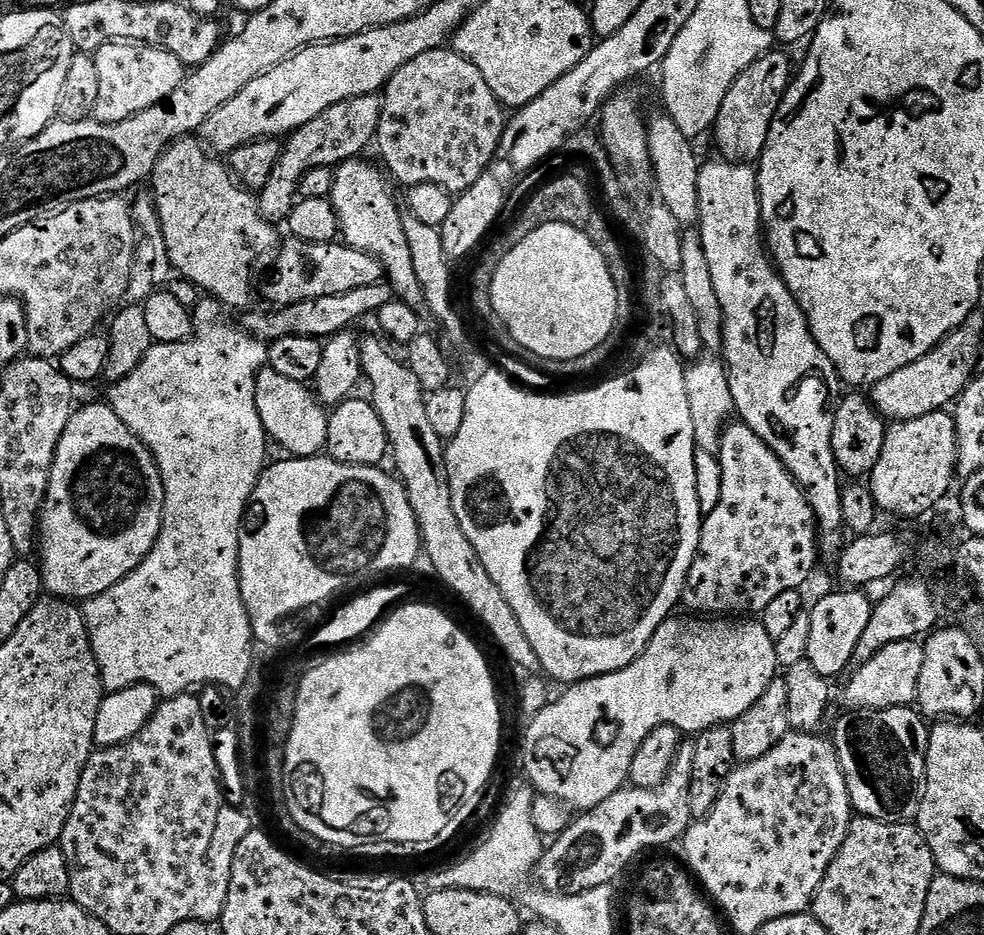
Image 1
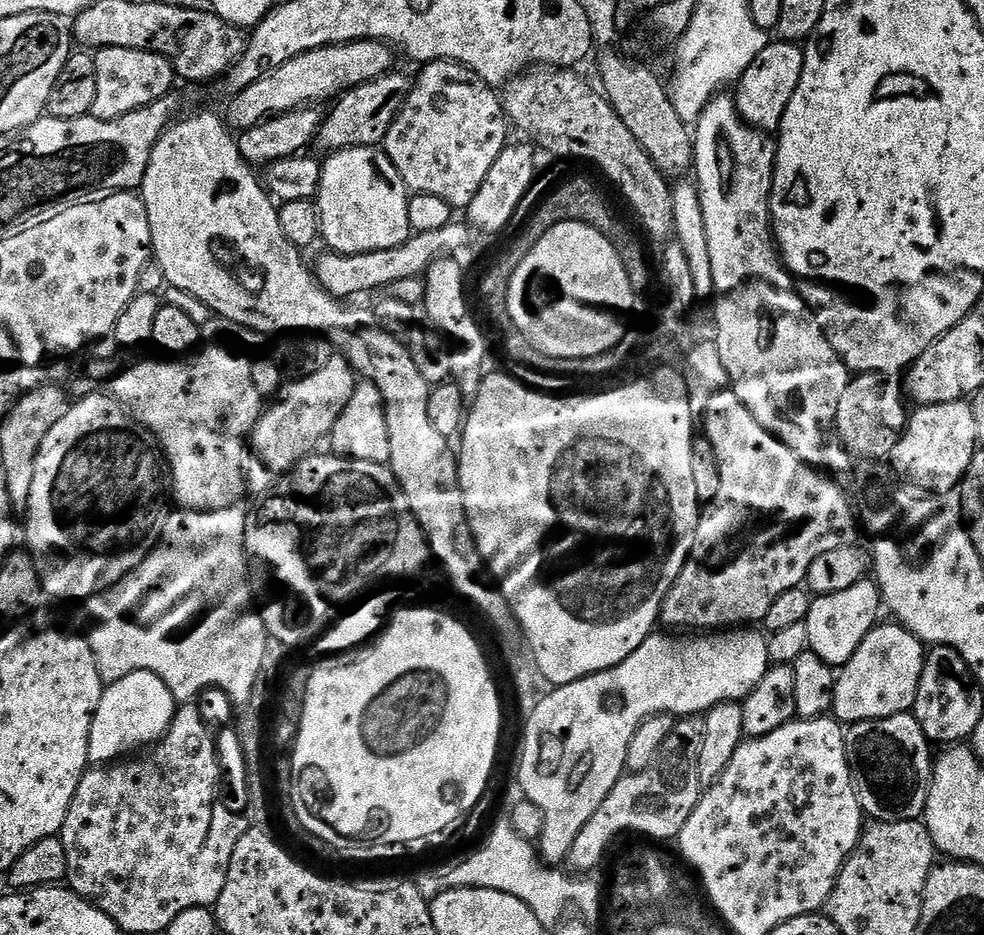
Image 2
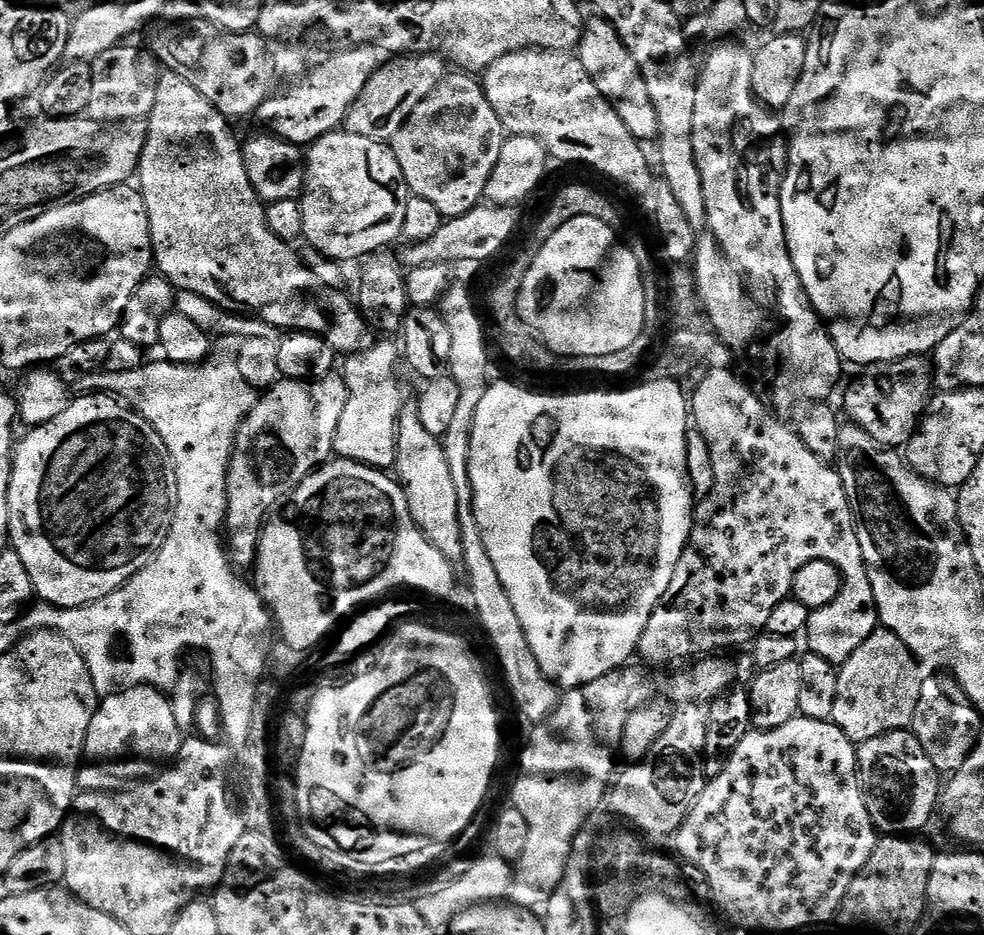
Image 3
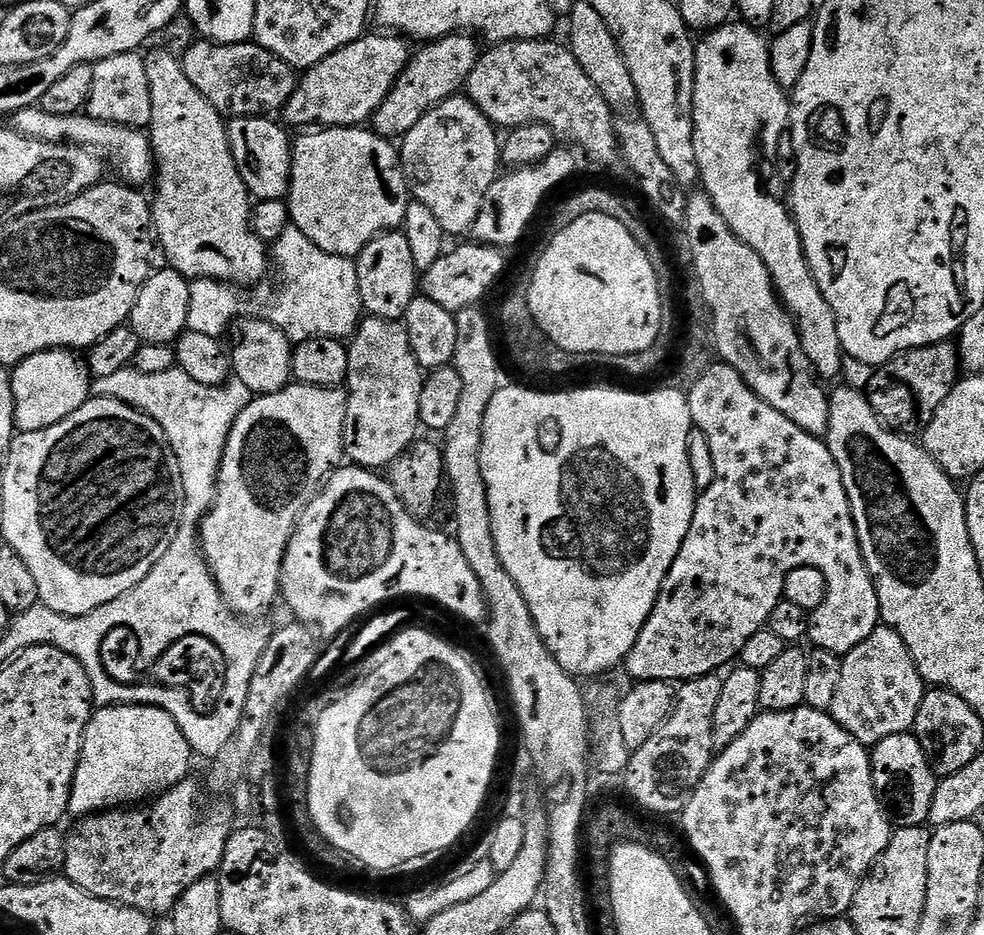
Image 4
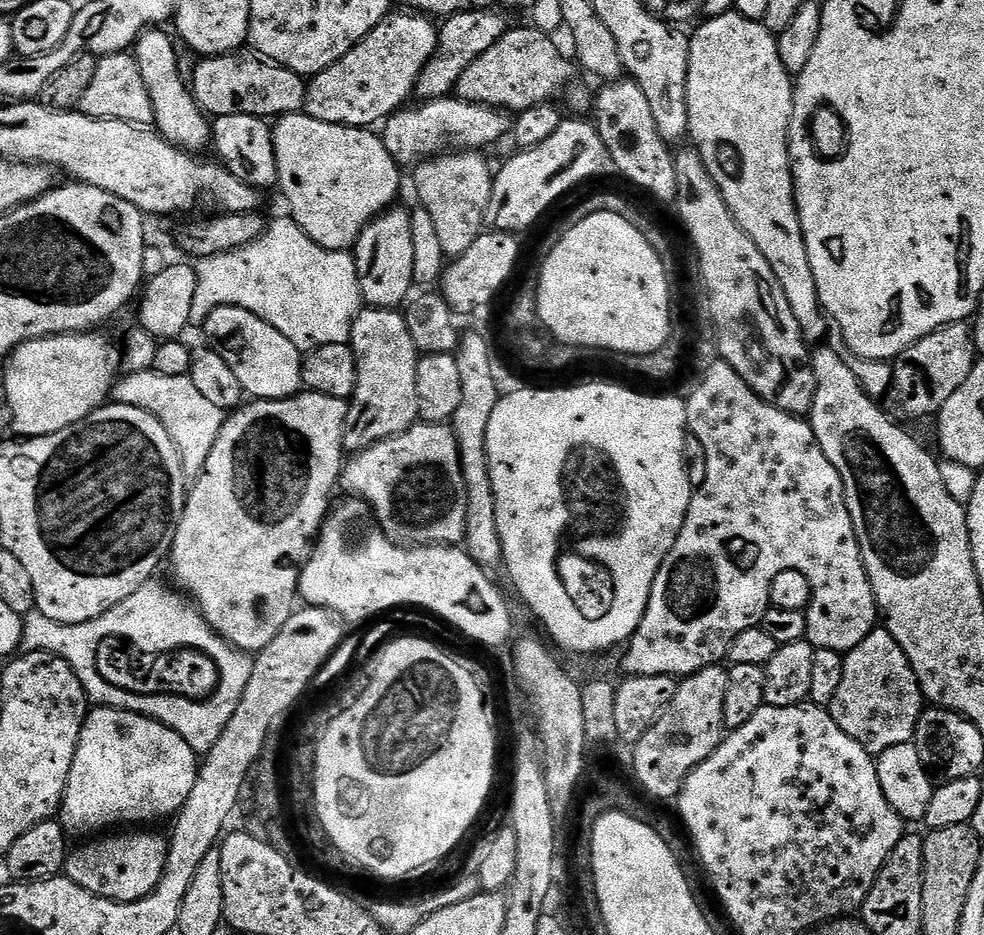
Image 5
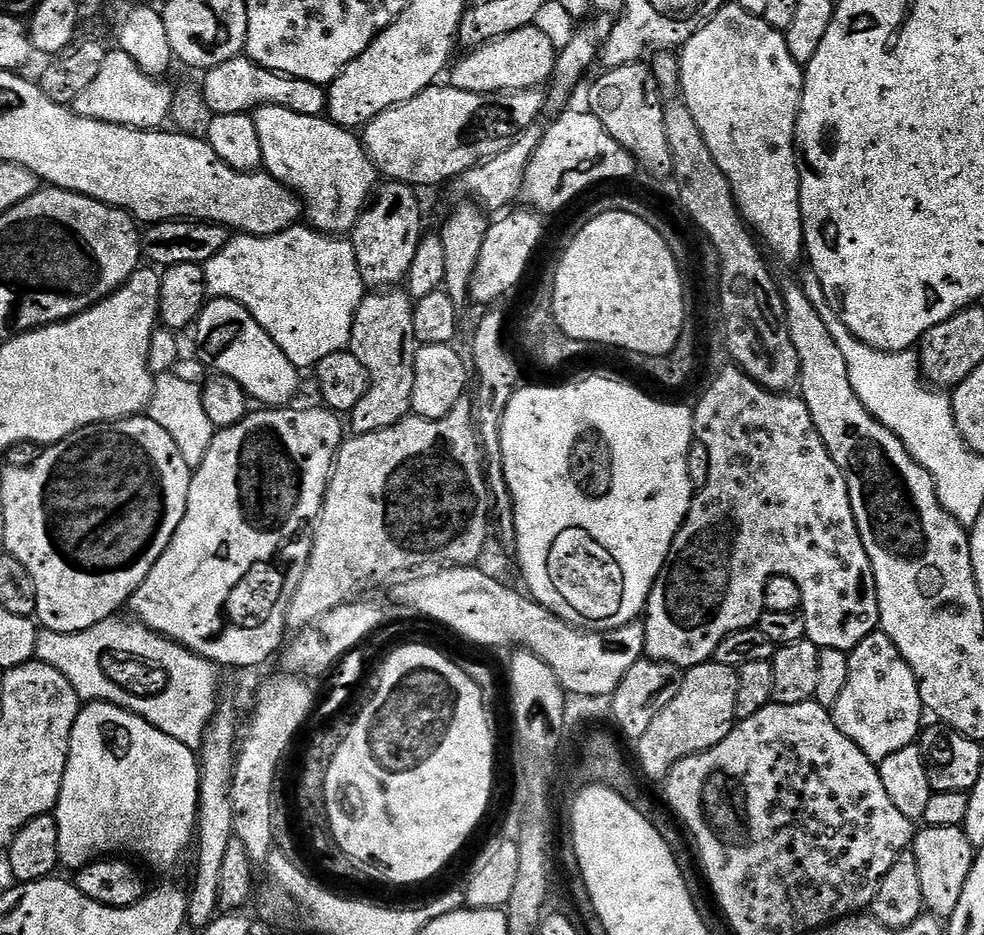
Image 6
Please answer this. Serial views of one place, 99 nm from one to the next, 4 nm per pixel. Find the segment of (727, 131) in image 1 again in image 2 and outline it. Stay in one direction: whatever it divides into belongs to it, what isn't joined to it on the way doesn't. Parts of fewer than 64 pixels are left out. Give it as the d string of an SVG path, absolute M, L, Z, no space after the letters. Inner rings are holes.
M768 43L766 50L762 50L762 54L758 54L750 66L746 66L734 85L734 99L740 117L754 128L775 133L786 114L786 106L790 106L790 98L794 98L794 90L798 90L803 65L804 50L799 43Z

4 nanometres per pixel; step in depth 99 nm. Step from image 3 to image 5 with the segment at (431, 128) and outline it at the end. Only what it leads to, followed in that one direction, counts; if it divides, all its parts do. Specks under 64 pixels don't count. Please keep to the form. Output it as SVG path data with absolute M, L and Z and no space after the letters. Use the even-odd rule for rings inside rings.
M452 150L447 154L437 154L429 159L424 159L416 164L414 168L416 173L413 174L412 180L416 183L416 196L420 199L417 200L419 207L424 208L426 214L430 214L442 250L445 257L448 258L455 258L466 254L466 250L470 250L470 246L474 246L474 242L482 235L486 228L494 168L493 165L488 165L480 156L483 155L479 151Z

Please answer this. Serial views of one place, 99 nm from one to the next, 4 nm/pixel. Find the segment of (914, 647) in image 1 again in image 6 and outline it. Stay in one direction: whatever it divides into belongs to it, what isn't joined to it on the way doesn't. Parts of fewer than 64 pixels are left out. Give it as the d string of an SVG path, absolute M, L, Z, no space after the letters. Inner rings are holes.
M877 630L858 642L858 646L848 653L848 661L850 671L846 686L838 702L834 702L830 709L838 730L873 762L890 758L890 754L898 754L903 748L913 747L925 723L926 709L914 670L910 670L898 646L890 642L885 632Z

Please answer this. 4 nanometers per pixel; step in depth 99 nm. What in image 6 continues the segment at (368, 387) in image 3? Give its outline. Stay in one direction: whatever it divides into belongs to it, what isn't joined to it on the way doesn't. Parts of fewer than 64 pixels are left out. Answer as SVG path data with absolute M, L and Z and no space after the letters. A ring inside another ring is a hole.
M376 290L365 295L358 306L350 350L366 366L368 388L350 413L351 431L357 436L386 430L405 419L412 410L414 358L418 347L414 338L414 301L404 290Z

